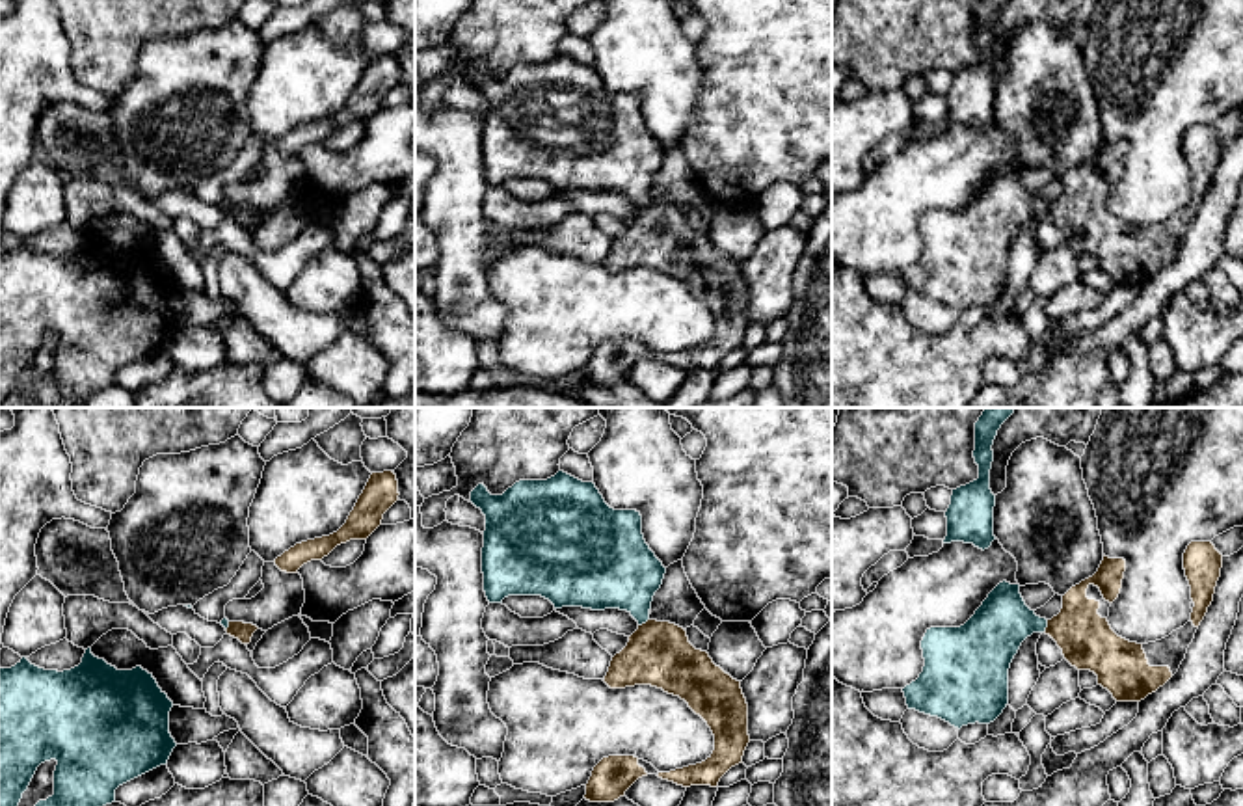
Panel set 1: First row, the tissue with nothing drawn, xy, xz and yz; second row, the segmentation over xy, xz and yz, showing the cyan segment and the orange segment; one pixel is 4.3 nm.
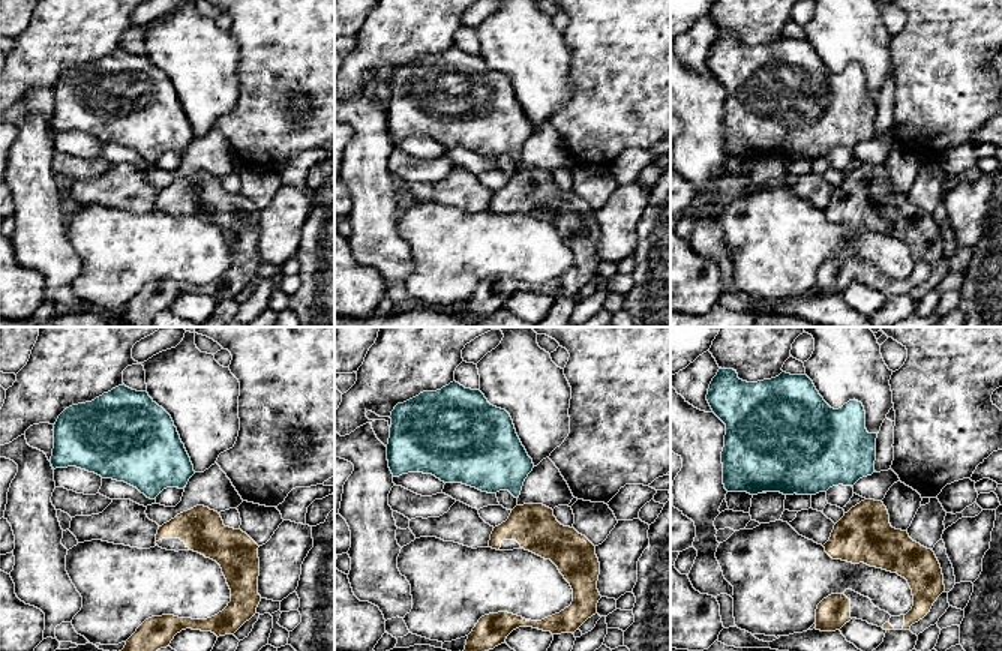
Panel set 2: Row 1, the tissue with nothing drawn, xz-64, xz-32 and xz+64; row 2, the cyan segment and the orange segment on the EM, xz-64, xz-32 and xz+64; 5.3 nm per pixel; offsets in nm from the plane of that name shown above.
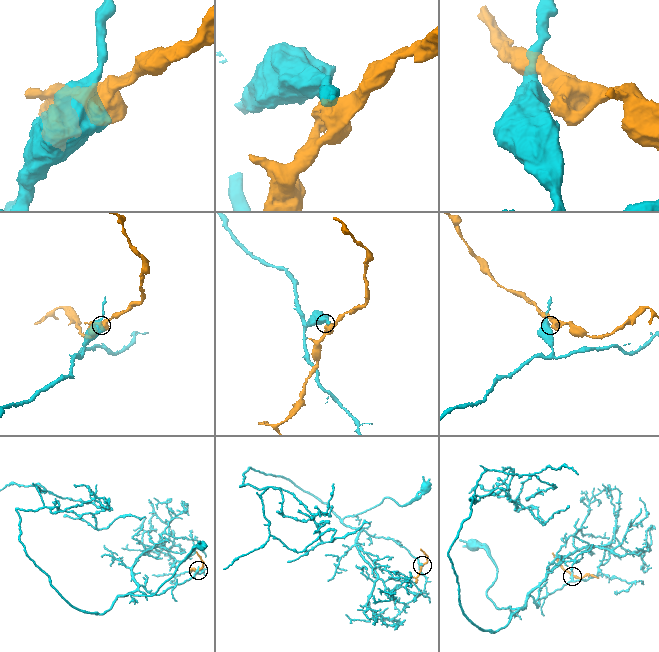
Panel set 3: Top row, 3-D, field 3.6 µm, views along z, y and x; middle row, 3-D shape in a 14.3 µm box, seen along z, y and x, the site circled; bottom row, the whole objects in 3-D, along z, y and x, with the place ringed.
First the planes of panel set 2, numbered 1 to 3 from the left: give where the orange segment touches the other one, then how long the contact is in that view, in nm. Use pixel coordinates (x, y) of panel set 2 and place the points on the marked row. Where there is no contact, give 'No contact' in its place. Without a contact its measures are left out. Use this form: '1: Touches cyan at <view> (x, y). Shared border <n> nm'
1: No contact
2: No contact
3: No contact

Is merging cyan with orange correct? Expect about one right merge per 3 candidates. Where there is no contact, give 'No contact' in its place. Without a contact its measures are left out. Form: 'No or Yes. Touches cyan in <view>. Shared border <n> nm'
No. Touches cyan in yz. Shared border 60 nm

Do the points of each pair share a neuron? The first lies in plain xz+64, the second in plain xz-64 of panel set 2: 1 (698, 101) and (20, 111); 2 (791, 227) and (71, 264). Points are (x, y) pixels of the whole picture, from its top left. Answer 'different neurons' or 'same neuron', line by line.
1: same neuron
2: different neurons

